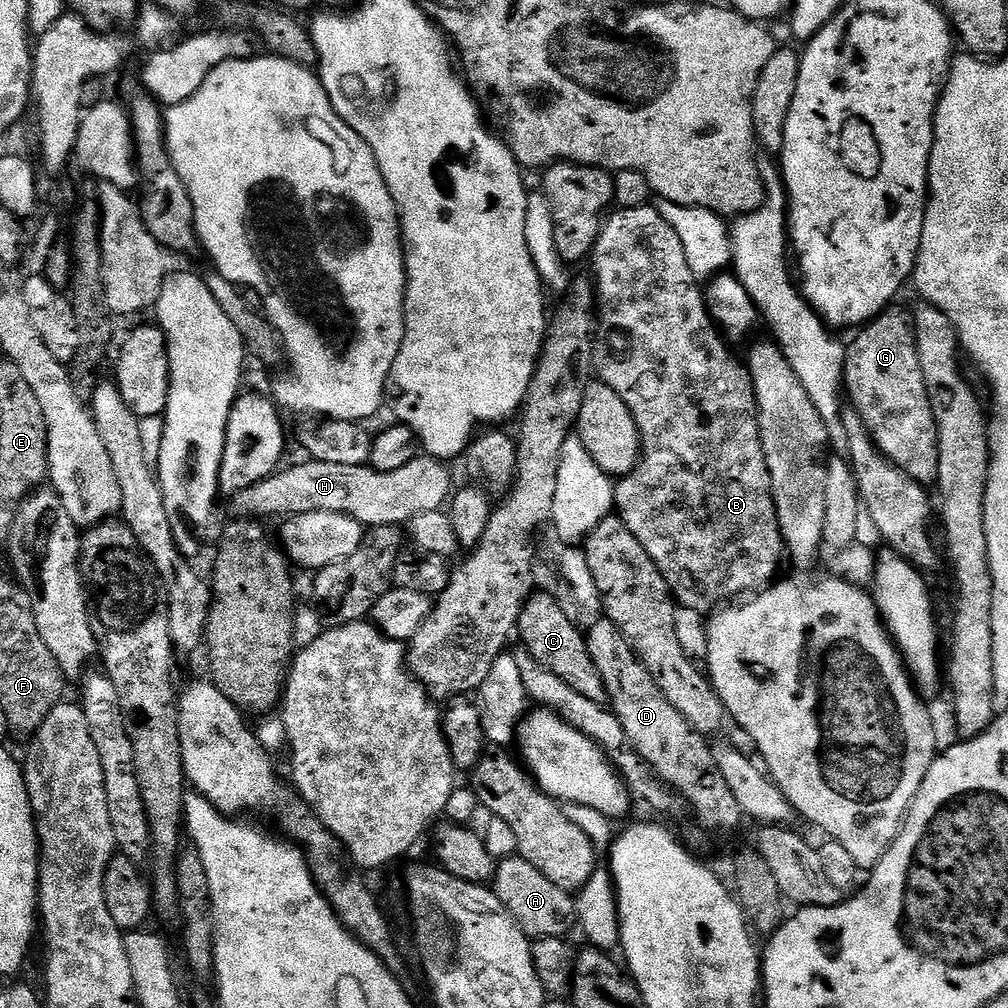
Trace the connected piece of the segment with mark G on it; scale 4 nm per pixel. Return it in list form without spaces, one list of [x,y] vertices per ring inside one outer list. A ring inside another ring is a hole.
[[[896,307],[881,312],[855,333],[856,341],[847,345],[842,384],[847,399],[848,396],[852,399],[851,407],[864,419],[864,426],[876,447],[906,474],[928,486],[936,480],[940,465],[936,415],[932,412],[932,400],[924,380],[914,324],[908,321],[902,309]]]

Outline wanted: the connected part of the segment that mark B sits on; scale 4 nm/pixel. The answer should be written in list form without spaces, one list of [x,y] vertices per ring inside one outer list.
[[[659,207],[620,208],[613,211],[603,221],[600,236],[596,239],[596,245],[592,247],[590,253],[591,260],[592,268],[596,271],[594,292],[598,297],[598,331],[594,336],[591,363],[596,364],[596,372],[600,375],[597,376],[599,383],[610,386],[610,390],[614,390],[614,394],[618,394],[618,398],[622,398],[622,402],[626,402],[626,406],[632,412],[636,429],[640,431],[640,460],[636,463],[634,471],[615,485],[615,511],[620,511],[617,512],[618,519],[627,526],[630,534],[634,534],[634,538],[638,538],[638,542],[644,547],[646,554],[650,554],[656,568],[664,576],[664,581],[668,583],[668,591],[672,593],[673,597],[681,605],[684,603],[686,607],[693,608],[696,612],[709,611],[708,613],[711,613],[713,610],[740,598],[735,598],[735,596],[740,596],[743,592],[752,594],[771,585],[778,576],[776,567],[780,564],[782,537],[780,525],[776,523],[776,504],[772,501],[772,483],[768,477],[768,467],[760,441],[760,427],[756,417],[756,395],[752,389],[752,378],[748,374],[747,367],[741,361],[739,364],[732,357],[731,350],[727,348],[729,345],[726,343],[725,337],[711,323],[708,323],[709,325],[672,324],[669,328],[656,328],[656,316],[707,317],[709,315],[705,289],[694,274],[694,270],[690,270],[690,262],[686,262],[686,250],[682,250],[682,242],[678,242],[678,234],[674,234],[670,222],[666,222],[666,218],[662,218]]]

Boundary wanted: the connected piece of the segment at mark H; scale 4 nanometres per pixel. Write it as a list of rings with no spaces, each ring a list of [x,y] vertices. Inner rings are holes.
[[[427,454],[417,455],[406,466],[389,472],[379,472],[371,466],[337,466],[315,458],[286,468],[231,497],[230,504],[236,511],[233,513],[240,518],[287,518],[303,512],[337,512],[354,518],[368,530],[396,528],[400,524],[411,525],[419,516],[428,518],[439,513],[454,492],[449,465]]]

